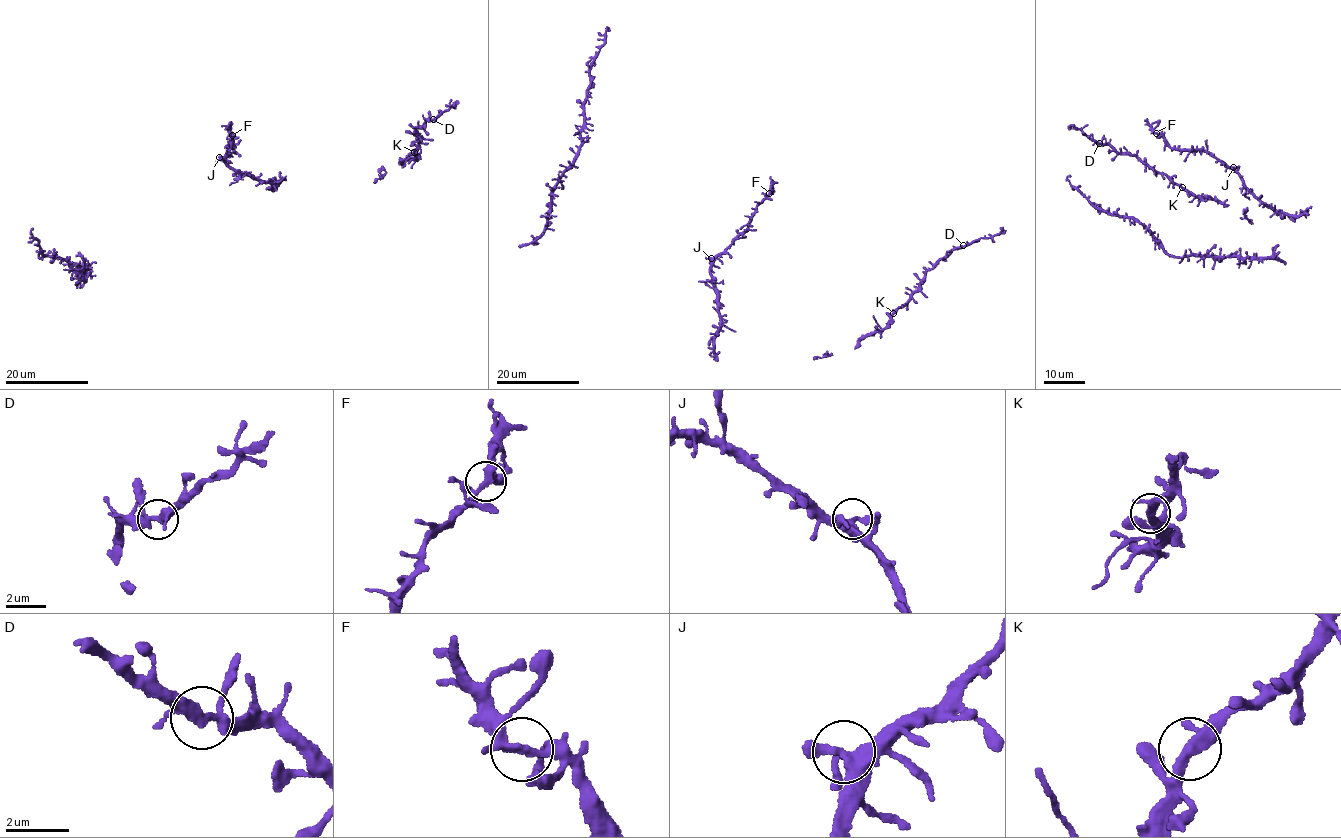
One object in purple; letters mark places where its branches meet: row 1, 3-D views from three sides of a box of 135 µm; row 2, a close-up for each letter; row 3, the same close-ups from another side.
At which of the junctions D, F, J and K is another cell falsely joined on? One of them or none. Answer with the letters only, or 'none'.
none

